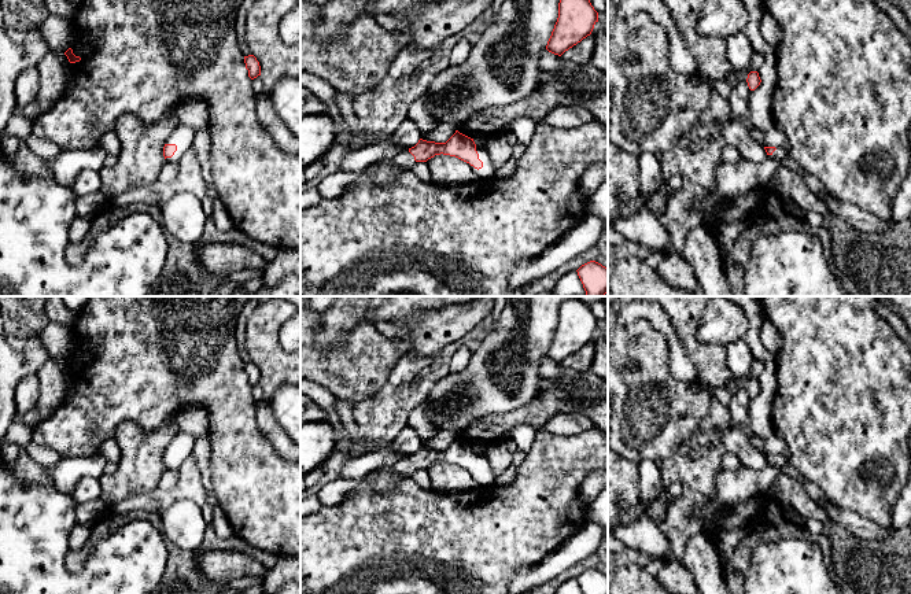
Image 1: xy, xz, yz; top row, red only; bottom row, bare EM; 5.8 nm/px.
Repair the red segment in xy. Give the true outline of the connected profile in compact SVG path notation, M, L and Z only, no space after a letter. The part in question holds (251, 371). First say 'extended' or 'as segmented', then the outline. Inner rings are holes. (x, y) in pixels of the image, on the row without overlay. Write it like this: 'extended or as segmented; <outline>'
as segmented; M254 362L244 364L244 370L246 370L246 376L248 377L248 384L251 387L261 383L261 373Z

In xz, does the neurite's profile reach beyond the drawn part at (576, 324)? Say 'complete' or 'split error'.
complete

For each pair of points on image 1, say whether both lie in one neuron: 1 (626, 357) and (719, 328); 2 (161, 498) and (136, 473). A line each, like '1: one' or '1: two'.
1: two
2: two

